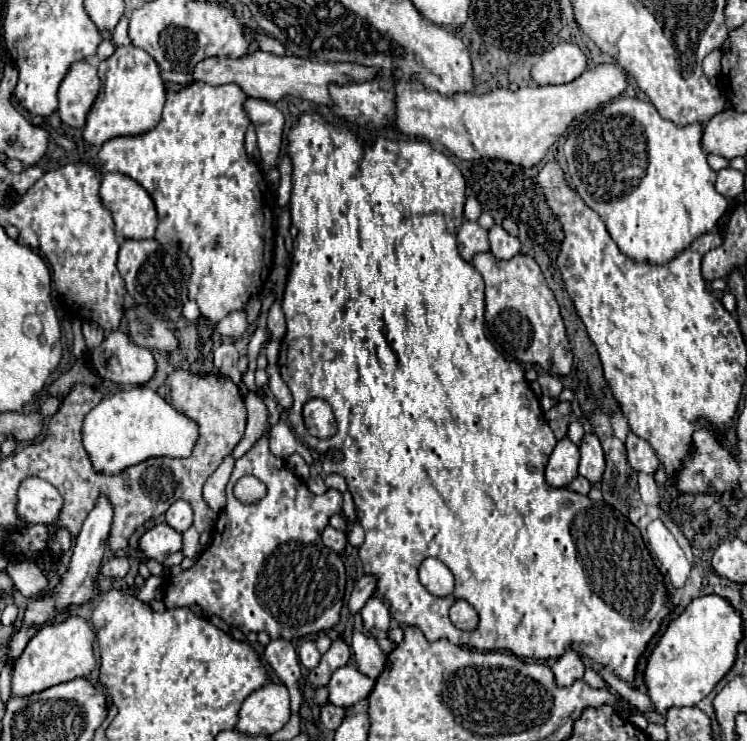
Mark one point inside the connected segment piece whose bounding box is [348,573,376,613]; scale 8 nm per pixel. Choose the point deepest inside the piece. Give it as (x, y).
(365, 588)

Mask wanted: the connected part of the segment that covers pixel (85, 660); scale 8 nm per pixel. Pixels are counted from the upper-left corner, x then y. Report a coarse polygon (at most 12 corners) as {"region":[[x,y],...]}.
{"region":[[48,623],[14,665],[12,695],[40,693],[96,669],[94,631]]}

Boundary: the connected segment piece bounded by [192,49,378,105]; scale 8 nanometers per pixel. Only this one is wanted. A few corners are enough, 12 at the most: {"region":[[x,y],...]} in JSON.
{"region":[[266,51],[210,57],[192,77],[236,83],[268,103],[284,95],[330,105],[328,83],[368,81],[376,69]]}

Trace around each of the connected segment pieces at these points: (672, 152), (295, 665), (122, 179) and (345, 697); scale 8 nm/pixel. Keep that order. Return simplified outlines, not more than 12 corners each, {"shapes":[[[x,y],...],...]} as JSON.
{"shapes":[[[616,97],[568,135],[568,181],[638,263],[728,209],[700,147]],[[270,641],[264,659],[290,691],[292,715],[298,713],[300,661],[292,643]],[[104,173],[102,205],[124,239],[152,239],[156,207],[122,173]],[[356,665],[334,671],[330,703],[352,707],[368,697],[374,679]]]}

